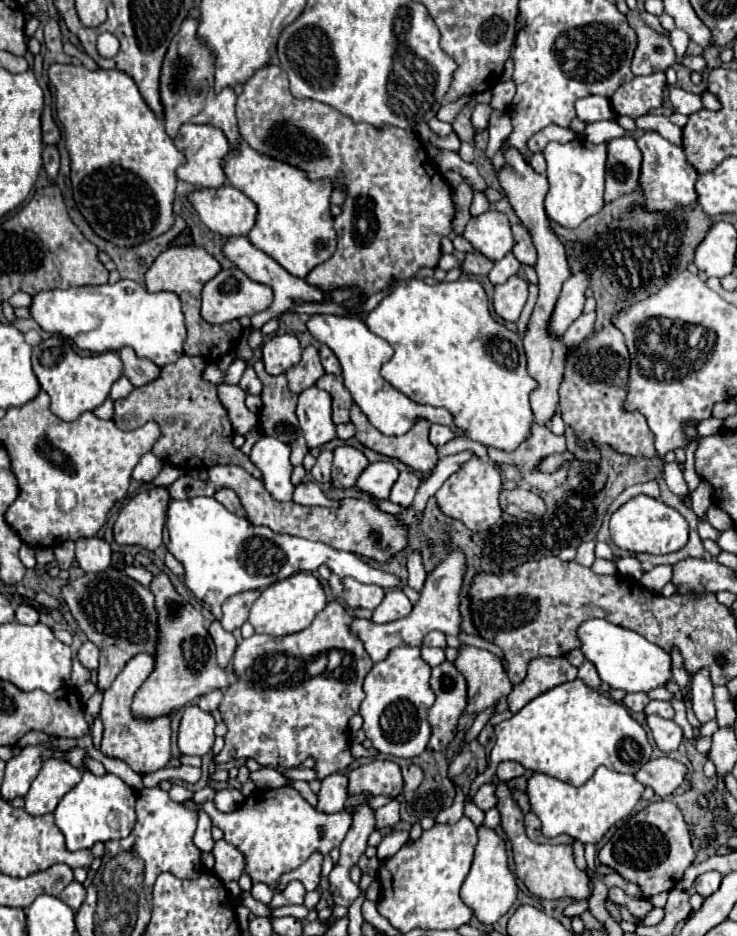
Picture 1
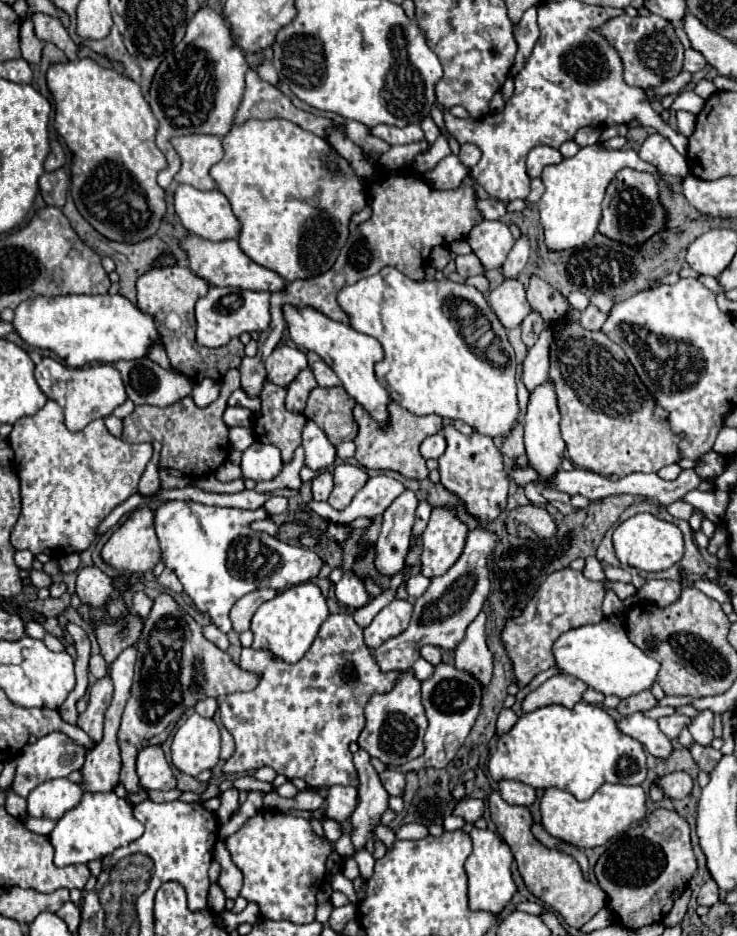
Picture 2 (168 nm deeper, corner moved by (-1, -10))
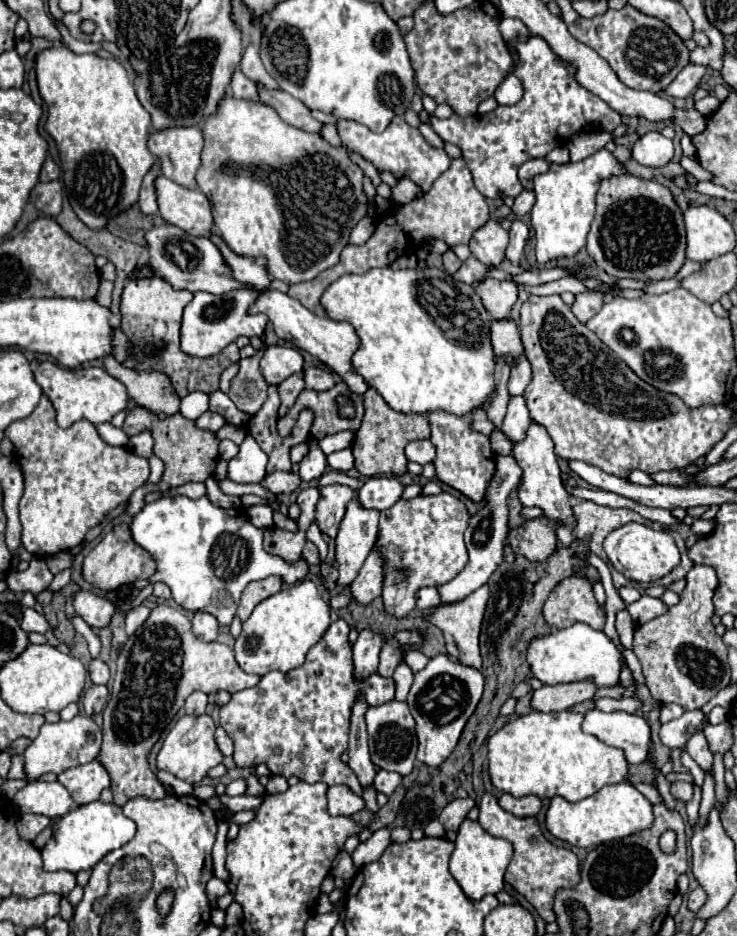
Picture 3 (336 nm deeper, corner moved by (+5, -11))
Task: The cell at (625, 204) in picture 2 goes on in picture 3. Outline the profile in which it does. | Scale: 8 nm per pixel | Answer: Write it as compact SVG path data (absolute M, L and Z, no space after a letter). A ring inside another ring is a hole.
M618 175L602 181L596 197L596 219L588 233L588 253L618 279L670 279L684 263L684 217L672 193L658 181Z

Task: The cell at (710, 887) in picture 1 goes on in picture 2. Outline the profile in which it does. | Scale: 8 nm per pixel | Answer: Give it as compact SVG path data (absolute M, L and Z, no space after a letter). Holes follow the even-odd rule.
M708 880L706 884L702 884L700 892L698 892L698 904L700 906L714 906L718 902L718 886L714 880Z

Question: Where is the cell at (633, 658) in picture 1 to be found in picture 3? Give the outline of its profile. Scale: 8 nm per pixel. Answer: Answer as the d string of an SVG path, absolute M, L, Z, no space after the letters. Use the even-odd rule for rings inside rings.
M574 623L568 629L560 629L556 633L532 641L532 645L528 647L528 663L532 675L546 685L592 679L596 687L620 685L620 671L626 665L622 663L622 653L612 643L612 639L604 631L596 631L584 623Z

